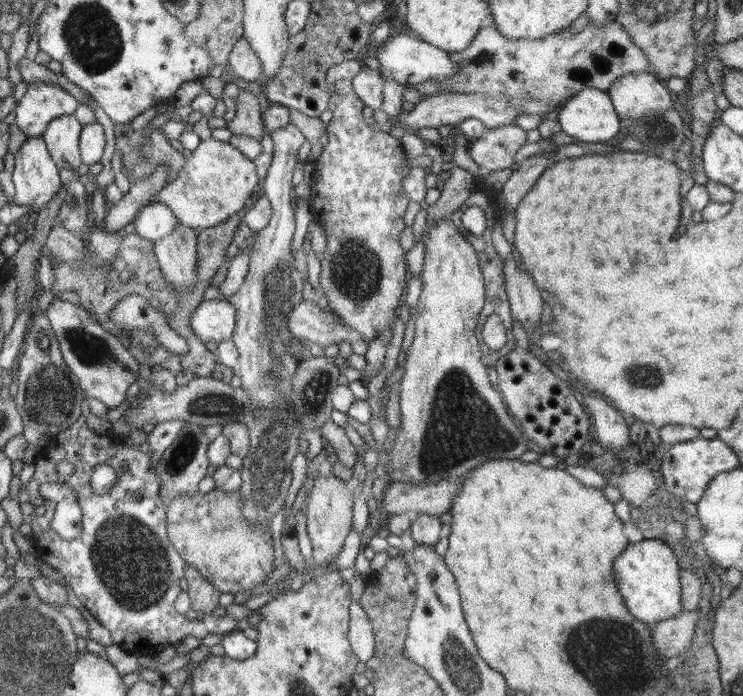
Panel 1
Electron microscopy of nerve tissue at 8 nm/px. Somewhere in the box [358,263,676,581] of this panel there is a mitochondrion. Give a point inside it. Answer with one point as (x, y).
(462, 425)

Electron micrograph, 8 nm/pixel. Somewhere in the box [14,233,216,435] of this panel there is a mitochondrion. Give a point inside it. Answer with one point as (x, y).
(40, 391)

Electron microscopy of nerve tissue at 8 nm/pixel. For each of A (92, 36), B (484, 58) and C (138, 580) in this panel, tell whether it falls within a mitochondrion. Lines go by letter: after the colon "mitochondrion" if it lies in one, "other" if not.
A: mitochondrion
B: mitochondrion
C: mitochondrion

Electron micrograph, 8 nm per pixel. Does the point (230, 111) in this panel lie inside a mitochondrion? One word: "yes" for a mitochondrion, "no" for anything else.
no

